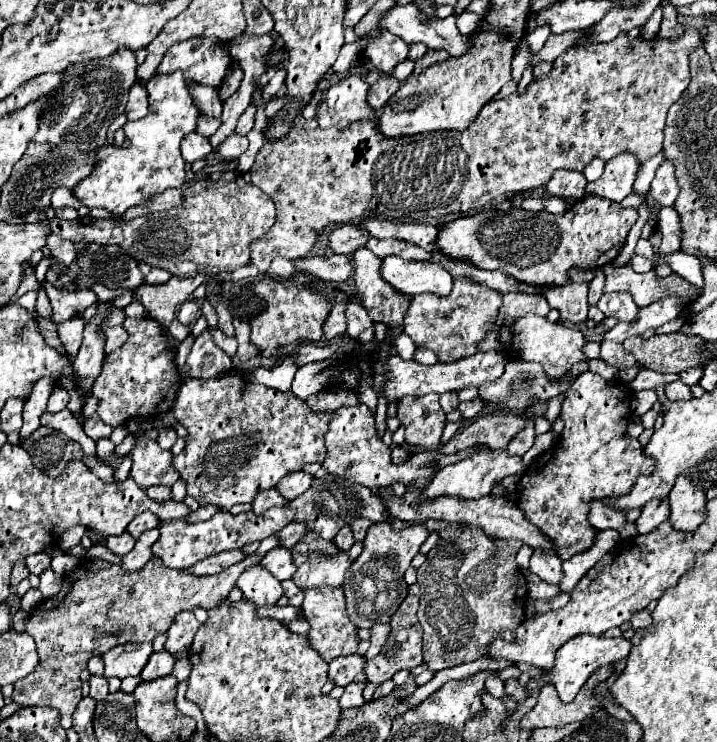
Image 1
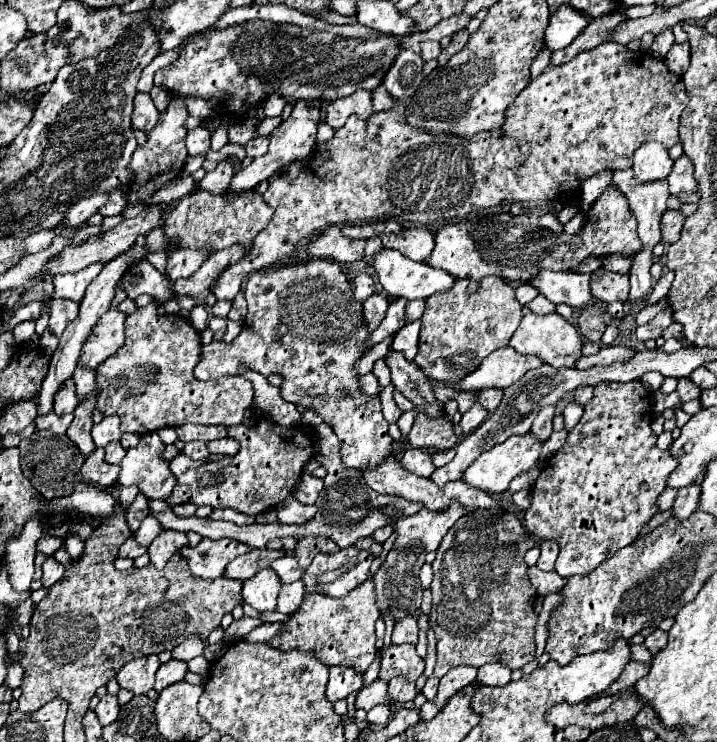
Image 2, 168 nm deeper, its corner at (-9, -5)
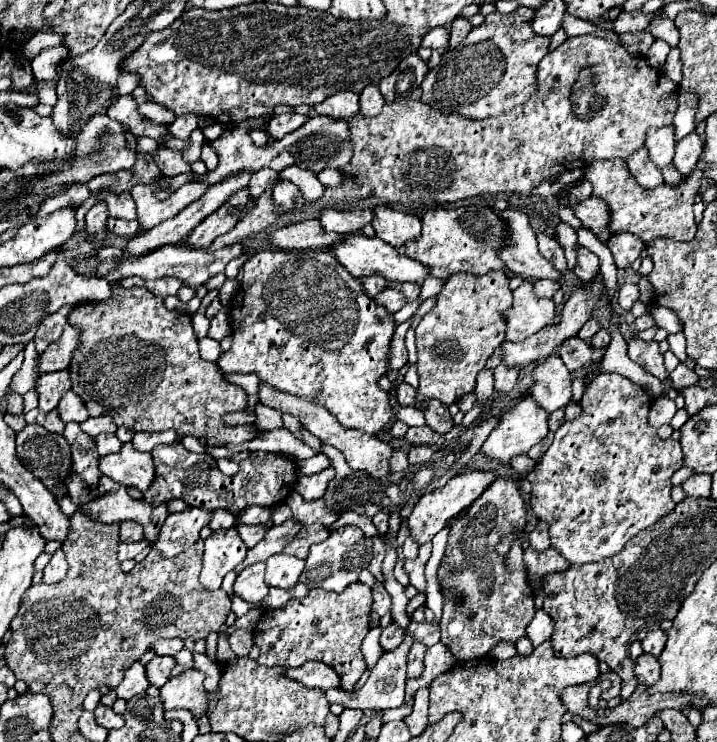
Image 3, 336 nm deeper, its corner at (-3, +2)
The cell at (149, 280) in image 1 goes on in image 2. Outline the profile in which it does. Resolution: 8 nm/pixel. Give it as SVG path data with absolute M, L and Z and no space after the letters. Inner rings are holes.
M179 248L173 254L169 254L169 262L167 262L167 272L169 272L169 280L177 280L177 278L185 278L191 276L195 270L201 268L201 264L207 260L209 252L207 250L193 250L193 248Z

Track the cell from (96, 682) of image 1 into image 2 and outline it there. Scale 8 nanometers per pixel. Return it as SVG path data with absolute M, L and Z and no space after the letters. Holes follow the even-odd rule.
M107 694L105 698L99 700L97 708L95 708L95 714L101 722L101 726L107 726L107 724L113 724L119 716L119 704L117 704L117 696L111 696Z

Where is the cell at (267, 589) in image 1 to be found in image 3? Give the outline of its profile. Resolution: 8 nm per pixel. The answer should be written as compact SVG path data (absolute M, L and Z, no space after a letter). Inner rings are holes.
M255 563L251 567L245 567L237 575L235 593L249 603L261 603L263 597L269 593L269 585L265 581L265 563Z

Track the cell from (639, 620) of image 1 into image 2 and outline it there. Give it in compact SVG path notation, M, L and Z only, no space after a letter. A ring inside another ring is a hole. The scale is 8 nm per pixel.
M655 630L651 636L645 638L645 646L651 652L651 656L655 656L657 650L661 652L665 648L665 644L667 644L667 632L663 632L663 630Z

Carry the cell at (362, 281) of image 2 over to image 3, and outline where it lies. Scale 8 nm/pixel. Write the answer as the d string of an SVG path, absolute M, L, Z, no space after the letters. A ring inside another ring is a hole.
M377 275L361 277L361 283L363 283L363 291L367 293L367 297L375 297L381 289L387 287L387 281L383 277L377 277Z

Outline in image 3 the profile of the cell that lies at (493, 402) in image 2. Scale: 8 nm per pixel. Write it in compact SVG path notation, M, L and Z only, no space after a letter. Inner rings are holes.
M503 363L497 365L495 371L493 371L495 391L497 393L509 393L515 387L515 383L517 383L517 375L519 375L519 369L509 369Z

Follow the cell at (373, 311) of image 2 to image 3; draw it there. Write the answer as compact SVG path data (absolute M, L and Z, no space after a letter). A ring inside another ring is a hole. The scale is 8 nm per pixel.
M383 289L383 293L379 293L379 297L373 297L373 299L375 299L375 303L383 305L389 313L395 313L405 305L405 297L397 289Z

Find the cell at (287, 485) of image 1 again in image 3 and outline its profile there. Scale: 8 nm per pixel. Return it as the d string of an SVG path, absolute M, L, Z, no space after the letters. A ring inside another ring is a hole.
M325 469L325 471L315 473L315 475L303 475L303 477L297 479L295 489L301 493L301 497L305 501L319 499L319 497L323 497L323 493L327 489L327 483L333 479L333 475L335 475L333 469Z

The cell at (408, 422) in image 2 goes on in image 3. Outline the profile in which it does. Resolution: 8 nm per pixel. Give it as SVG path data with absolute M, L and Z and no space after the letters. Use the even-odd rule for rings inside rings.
M491 271L483 277L455 273L445 279L435 307L421 319L415 329L417 373L421 399L435 397L445 405L455 403L465 393L473 393L475 379L485 361L505 339L505 309L511 307L511 289L505 271Z

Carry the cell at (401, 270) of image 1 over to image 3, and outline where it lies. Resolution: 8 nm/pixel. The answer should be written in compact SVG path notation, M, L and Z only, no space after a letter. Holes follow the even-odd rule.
M363 233L345 235L345 239L333 247L333 253L335 253L337 261L339 261L353 277L381 275L381 277L385 277L387 281L395 281L395 283L417 283L417 285L421 285L421 283L429 277L429 271L425 269L423 263L419 263L419 261L415 261L415 259L409 259L405 253L397 251L393 245L387 245L387 243L381 241L379 237L365 237Z

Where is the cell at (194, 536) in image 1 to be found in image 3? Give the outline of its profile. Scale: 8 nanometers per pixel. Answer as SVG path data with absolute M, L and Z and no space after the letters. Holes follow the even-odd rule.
M235 527L213 531L205 539L201 585L205 589L219 589L223 577L245 559L247 547L243 545Z

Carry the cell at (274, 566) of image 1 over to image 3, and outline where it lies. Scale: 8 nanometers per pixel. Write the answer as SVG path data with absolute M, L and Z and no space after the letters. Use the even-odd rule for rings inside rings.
M281 553L281 555L267 559L267 577L265 579L271 587L287 589L287 587L293 587L299 581L303 567L305 567L303 559Z

